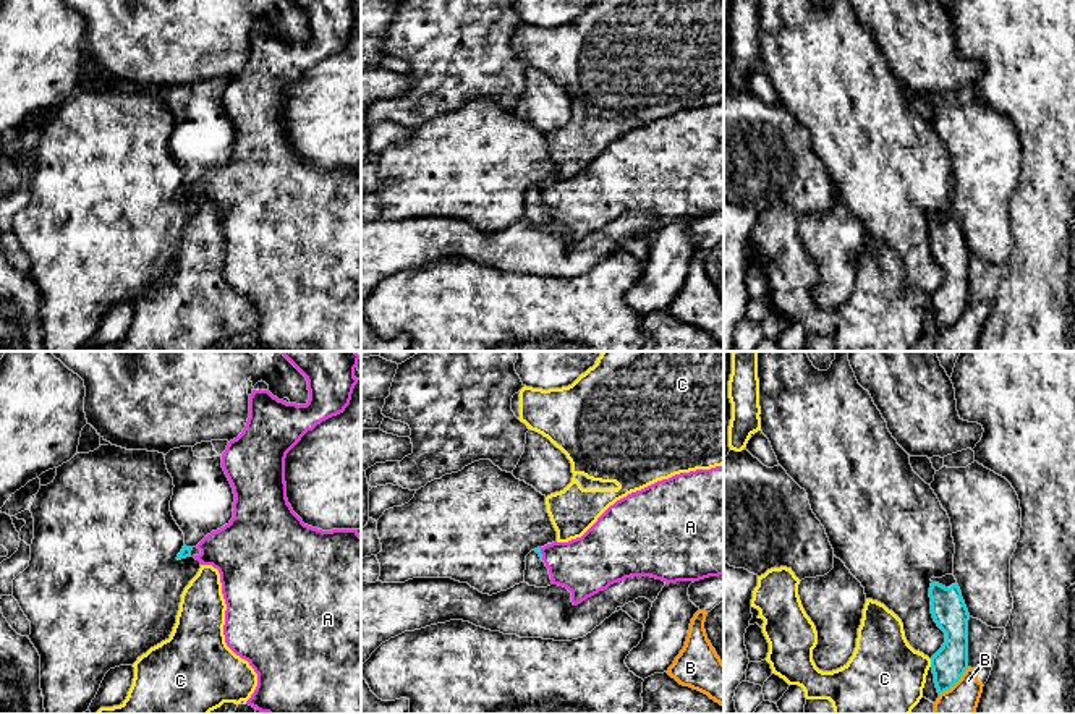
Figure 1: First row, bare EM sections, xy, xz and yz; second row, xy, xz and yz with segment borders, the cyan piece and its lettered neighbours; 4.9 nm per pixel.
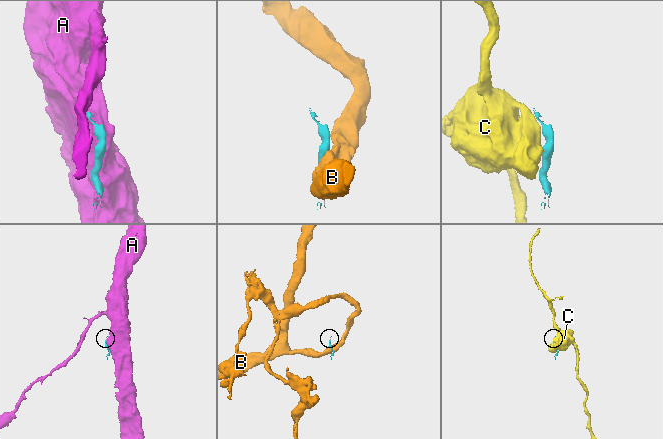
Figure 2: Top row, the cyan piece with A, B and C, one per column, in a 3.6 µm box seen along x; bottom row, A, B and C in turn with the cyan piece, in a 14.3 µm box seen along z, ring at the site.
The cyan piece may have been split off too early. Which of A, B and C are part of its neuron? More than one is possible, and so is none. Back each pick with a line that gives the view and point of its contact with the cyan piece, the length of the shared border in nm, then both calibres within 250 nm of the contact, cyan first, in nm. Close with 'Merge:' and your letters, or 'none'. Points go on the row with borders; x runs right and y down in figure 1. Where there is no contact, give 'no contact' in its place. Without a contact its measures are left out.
Merge: none

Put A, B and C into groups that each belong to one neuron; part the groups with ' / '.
A / B / C

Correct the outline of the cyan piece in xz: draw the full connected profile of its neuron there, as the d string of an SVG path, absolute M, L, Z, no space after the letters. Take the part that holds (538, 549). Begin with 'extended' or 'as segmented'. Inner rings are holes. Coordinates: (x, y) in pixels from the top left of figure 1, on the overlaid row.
extended; M534 549L526 555L525 583L536 588L547 588L552 584L549 568L542 562L541 549Z

